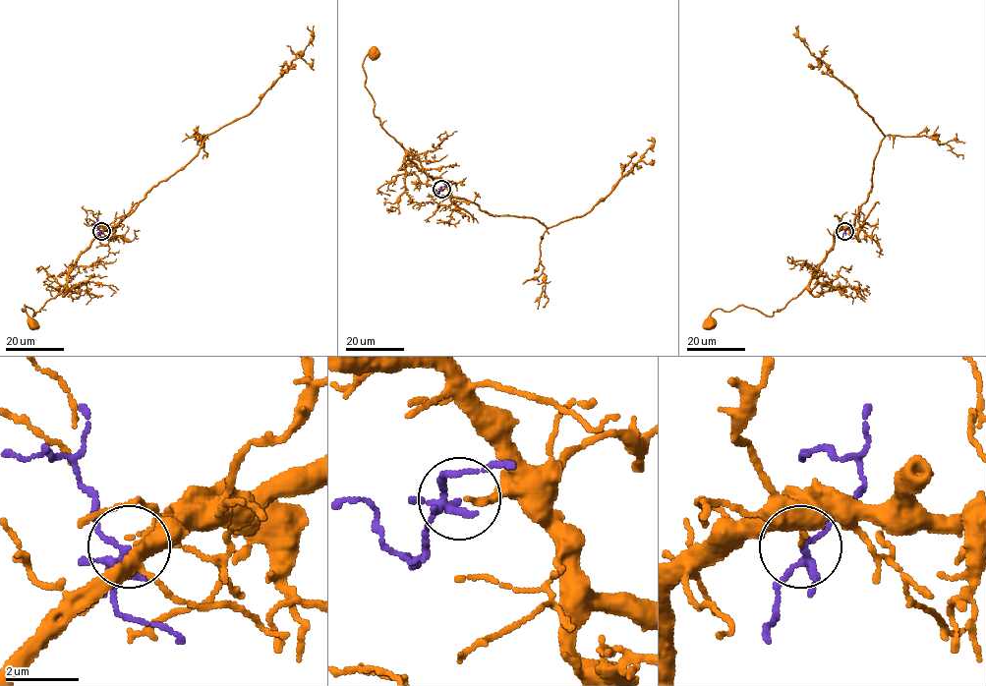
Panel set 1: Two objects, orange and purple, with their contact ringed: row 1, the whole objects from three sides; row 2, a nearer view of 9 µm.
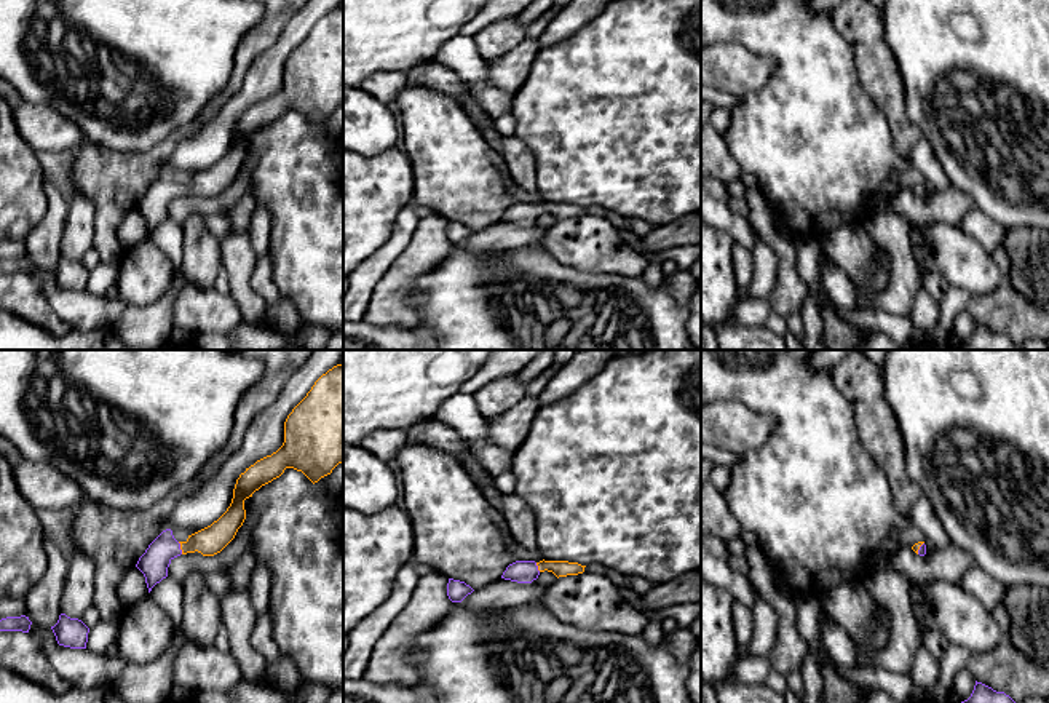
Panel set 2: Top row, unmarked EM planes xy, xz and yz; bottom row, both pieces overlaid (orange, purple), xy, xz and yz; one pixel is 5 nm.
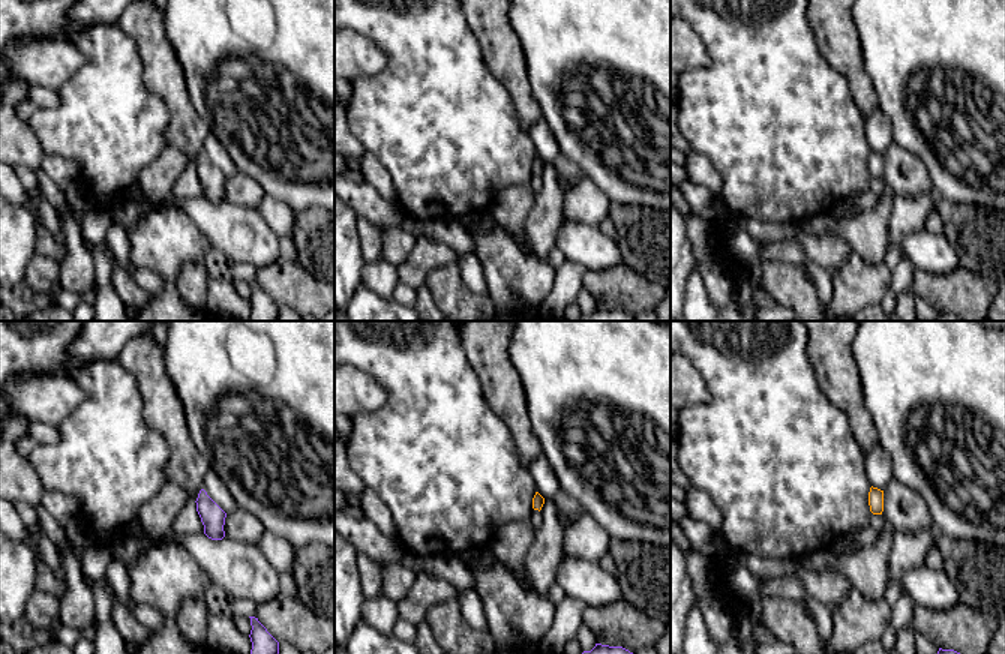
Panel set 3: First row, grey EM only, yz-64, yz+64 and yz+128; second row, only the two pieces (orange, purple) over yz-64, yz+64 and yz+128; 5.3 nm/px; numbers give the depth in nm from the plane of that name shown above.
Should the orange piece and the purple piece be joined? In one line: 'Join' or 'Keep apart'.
Join

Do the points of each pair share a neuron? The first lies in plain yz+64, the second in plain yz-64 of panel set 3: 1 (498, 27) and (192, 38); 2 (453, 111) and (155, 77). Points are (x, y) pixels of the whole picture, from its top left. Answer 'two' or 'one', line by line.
1: two
2: two

